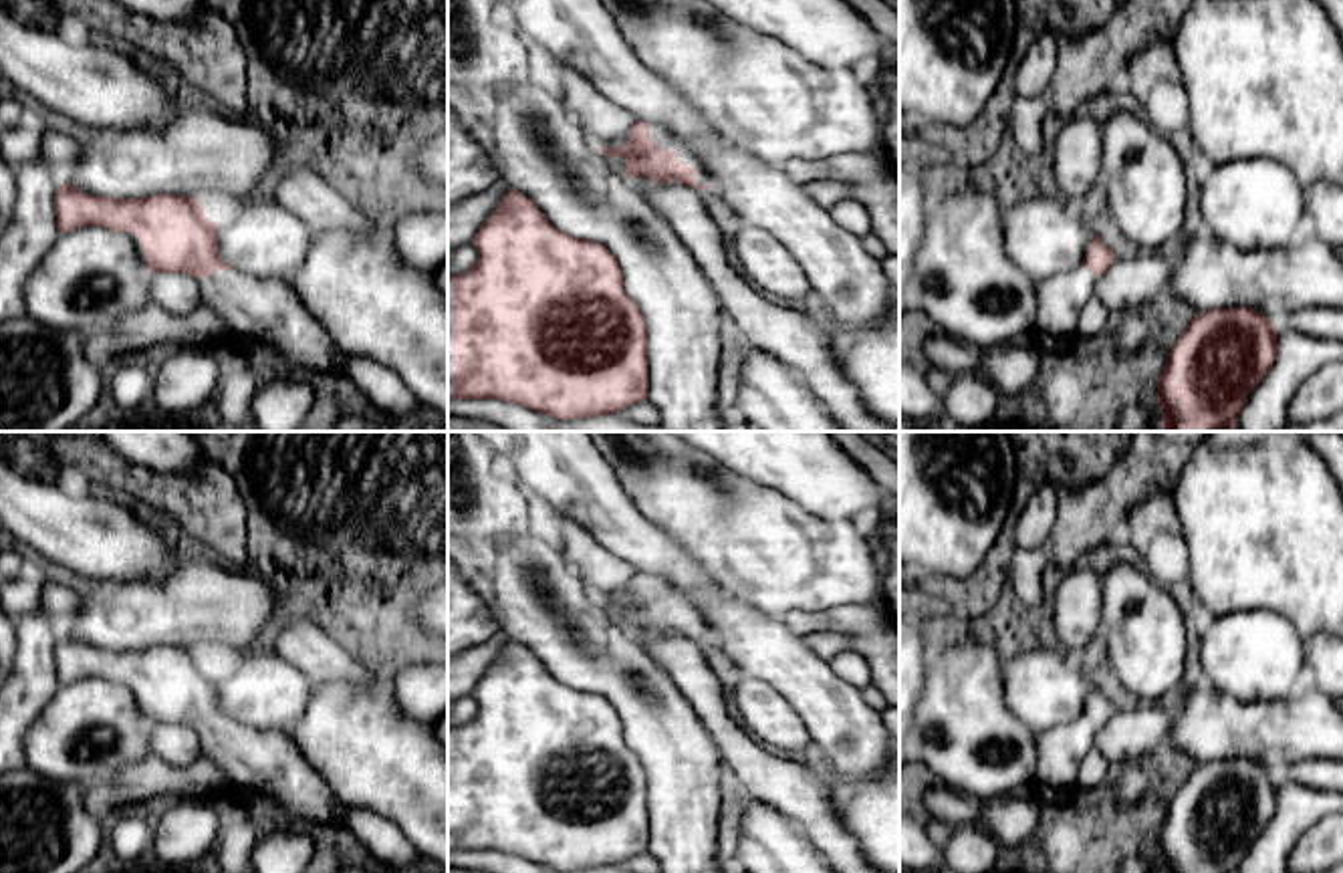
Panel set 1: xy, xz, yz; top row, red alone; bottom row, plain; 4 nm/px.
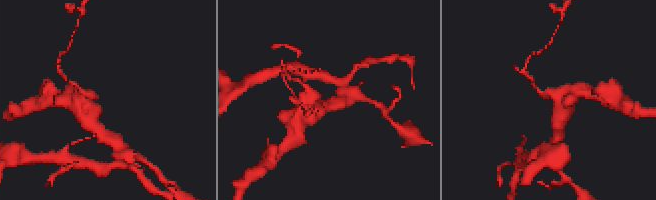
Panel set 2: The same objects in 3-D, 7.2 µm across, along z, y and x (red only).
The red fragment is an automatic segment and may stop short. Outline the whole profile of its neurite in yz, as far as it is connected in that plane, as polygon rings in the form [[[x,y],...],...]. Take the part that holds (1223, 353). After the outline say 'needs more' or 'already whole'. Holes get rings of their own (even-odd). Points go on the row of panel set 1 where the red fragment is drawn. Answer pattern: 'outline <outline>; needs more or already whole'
outline [[[1250,306],[1196,313],[1155,383],[1162,409],[1159,431],[1234,431],[1240,407],[1276,359],[1276,327]]]; already whole

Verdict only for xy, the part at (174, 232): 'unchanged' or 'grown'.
grown

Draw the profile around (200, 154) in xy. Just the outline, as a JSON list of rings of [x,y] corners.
[[[179,107],[159,129],[121,133],[87,133],[71,185],[103,198],[149,198],[155,194],[218,198],[244,202],[276,157],[276,139],[258,123],[230,117],[222,111]]]

